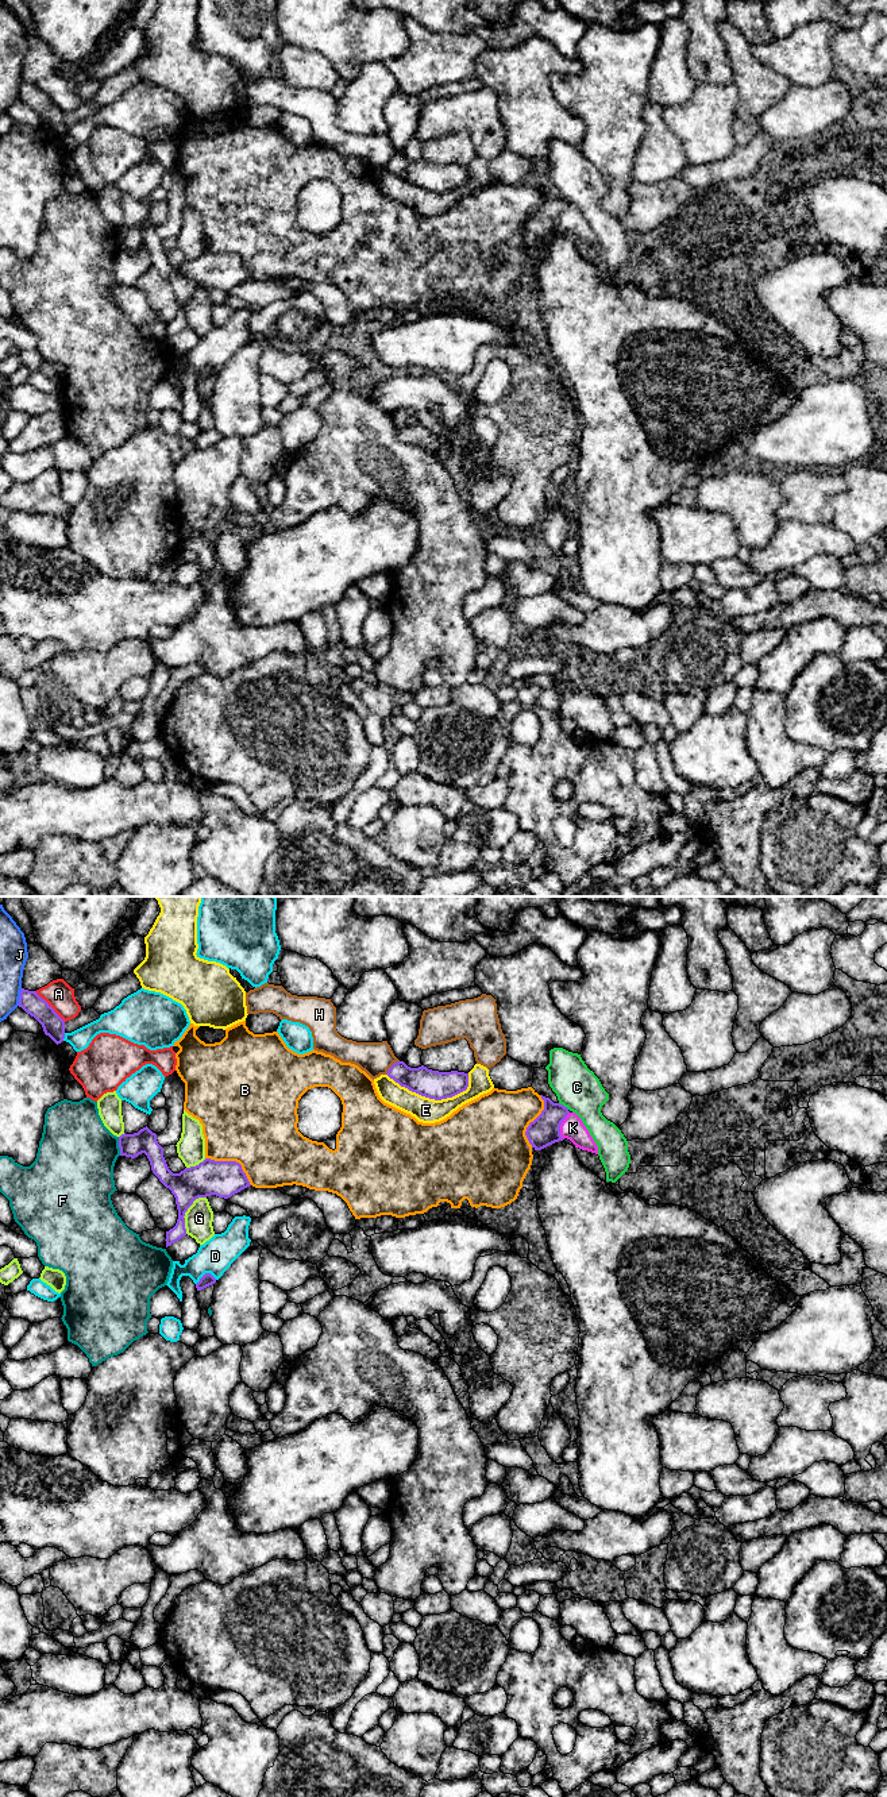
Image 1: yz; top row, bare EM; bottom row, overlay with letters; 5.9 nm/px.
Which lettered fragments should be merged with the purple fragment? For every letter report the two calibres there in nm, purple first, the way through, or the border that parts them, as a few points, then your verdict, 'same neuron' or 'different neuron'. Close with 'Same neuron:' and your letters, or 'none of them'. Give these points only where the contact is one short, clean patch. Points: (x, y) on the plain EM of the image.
A: calibres 130 and 170 nm; different neuron
B: calibres 220 and 480 nm; different neuron
C: calibres 180 and 260 nm; border yz (559, 195), (569, 201); different neuron
D: calibres 70 and 200 nm; different neuron
E: calibres 170 and 150 nm; different neuron
F: calibres 140 and 440 nm; different neuron
G: calibres 200 and 170 nm; different neuron
H: calibres 170 and 200 nm; different neuron
J: calibres 120 and 160 nm; different neuron
K: calibres 180 and 140 nm; way yz (544, 223), (550, 219), (559, 219), (573, 220); same neuron
Same neuron: K

